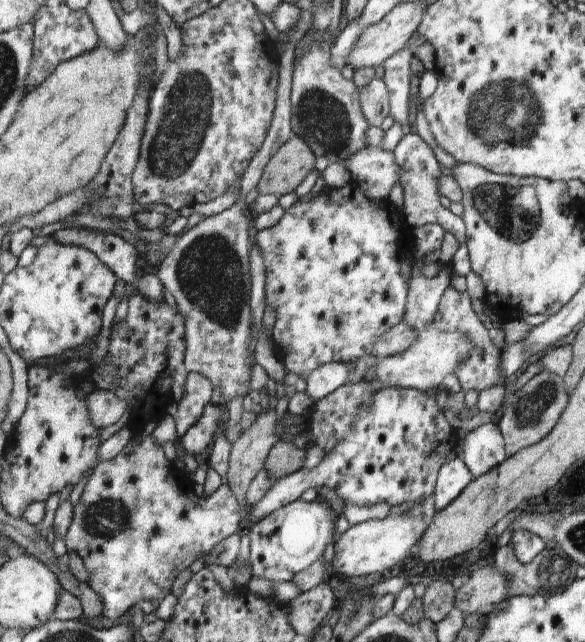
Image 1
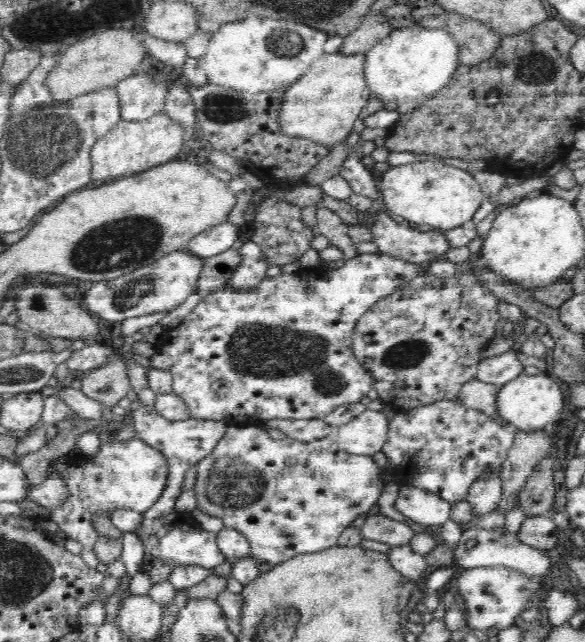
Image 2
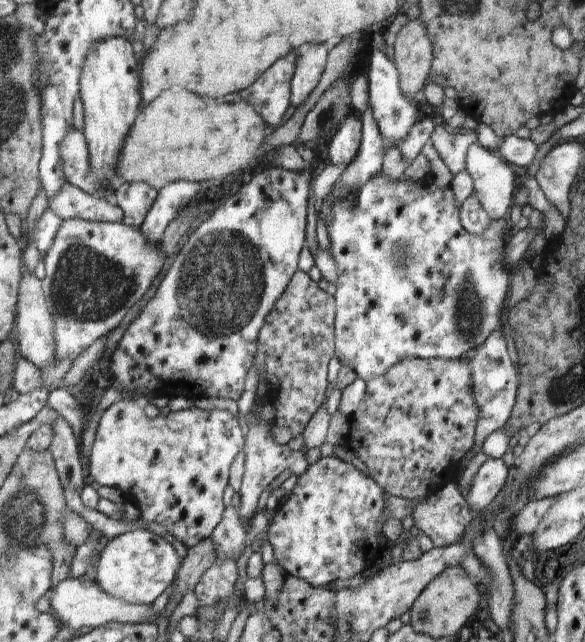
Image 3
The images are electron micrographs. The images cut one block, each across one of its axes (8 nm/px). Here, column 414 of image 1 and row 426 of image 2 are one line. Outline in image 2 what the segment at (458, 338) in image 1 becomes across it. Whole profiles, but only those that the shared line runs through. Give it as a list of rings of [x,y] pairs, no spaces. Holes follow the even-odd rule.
[[[366,409],[346,425],[332,429],[331,439],[350,454],[370,456],[382,451],[389,421],[382,411]]]

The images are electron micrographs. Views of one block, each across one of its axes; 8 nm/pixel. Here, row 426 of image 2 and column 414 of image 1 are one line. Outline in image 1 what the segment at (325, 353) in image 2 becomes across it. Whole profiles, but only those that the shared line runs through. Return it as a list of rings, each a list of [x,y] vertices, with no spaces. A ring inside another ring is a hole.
[[[354,180],[349,181],[342,188],[332,188],[325,186],[321,192],[316,195],[311,201],[296,201],[290,208],[284,211],[284,215],[280,218],[279,222],[267,229],[262,229],[253,234],[253,240],[259,251],[262,253],[262,260],[265,270],[265,304],[272,305],[276,311],[276,320],[272,328],[271,338],[274,343],[278,344],[278,348],[282,350],[282,363],[285,366],[286,372],[295,372],[301,376],[301,381],[306,381],[308,374],[312,372],[318,365],[326,364],[329,362],[337,362],[348,364],[352,362],[356,366],[357,358],[364,354],[371,354],[371,348],[375,347],[375,342],[379,336],[386,332],[390,327],[402,322],[402,315],[404,312],[406,302],[406,292],[408,287],[404,278],[398,274],[398,260],[394,256],[394,252],[398,250],[398,236],[402,232],[402,258],[406,260],[411,256],[412,247],[415,247],[413,242],[415,238],[410,236],[410,225],[407,222],[388,222],[390,214],[380,208],[374,206],[371,200],[368,200],[360,187],[356,185]]]

